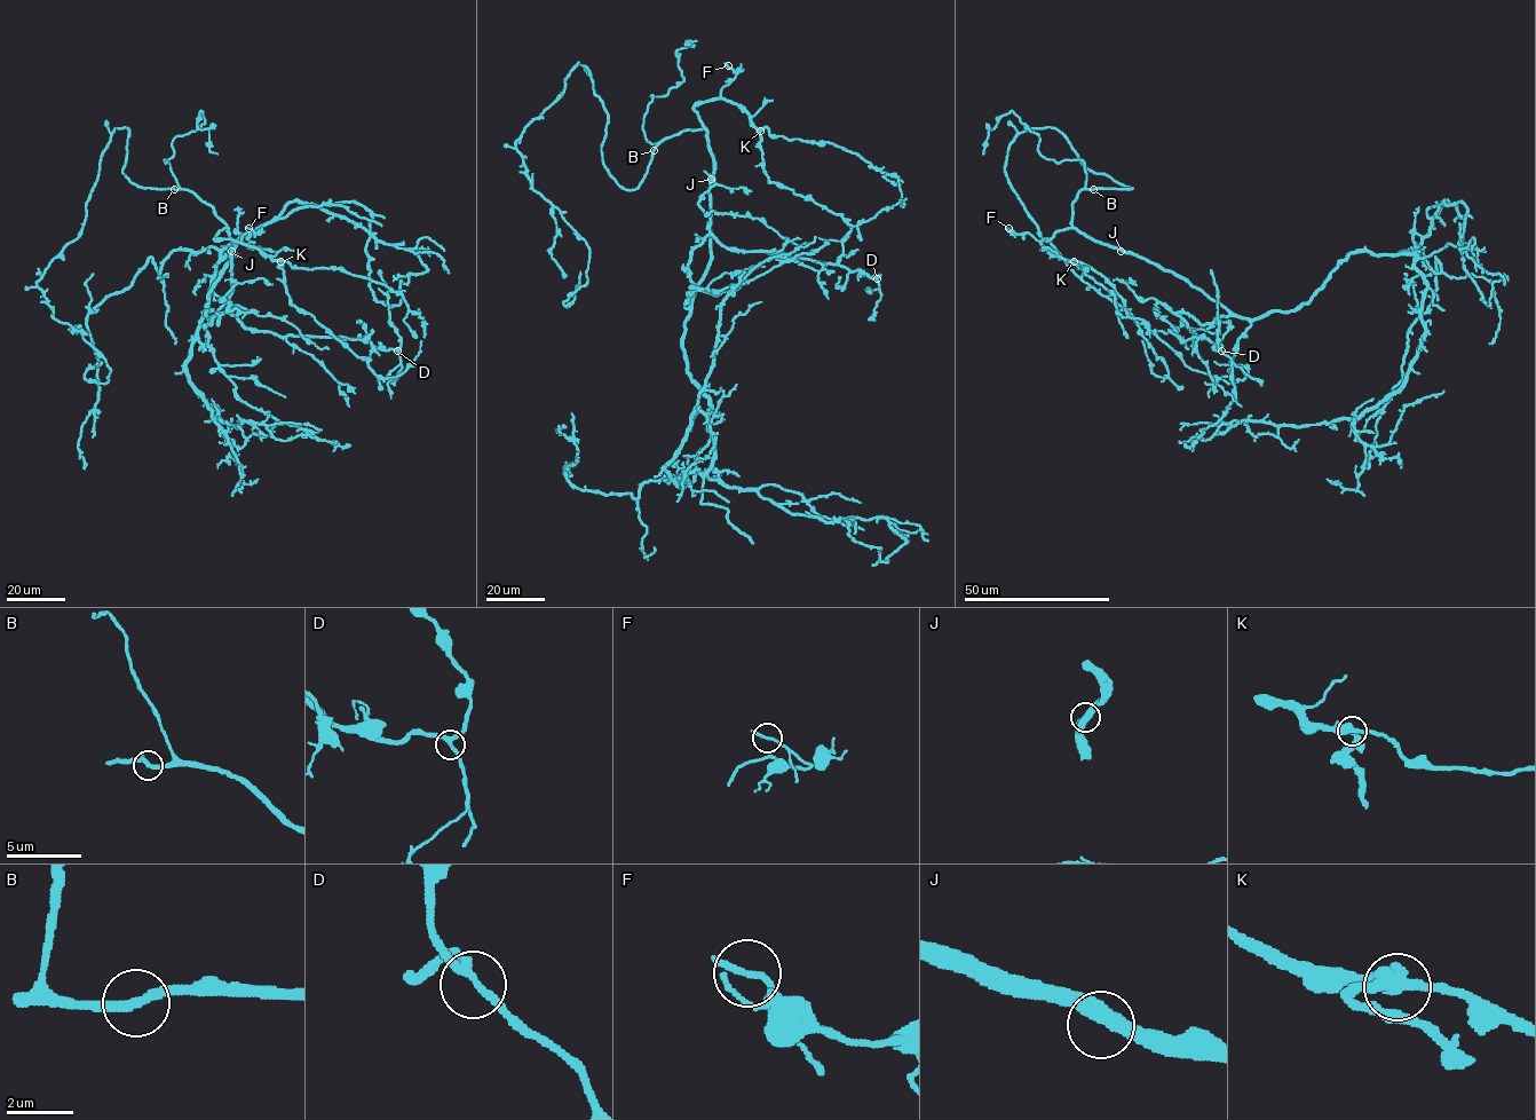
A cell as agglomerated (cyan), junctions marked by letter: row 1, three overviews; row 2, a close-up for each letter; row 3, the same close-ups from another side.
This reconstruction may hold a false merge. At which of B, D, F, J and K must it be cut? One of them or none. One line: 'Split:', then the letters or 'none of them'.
Split: none of them

